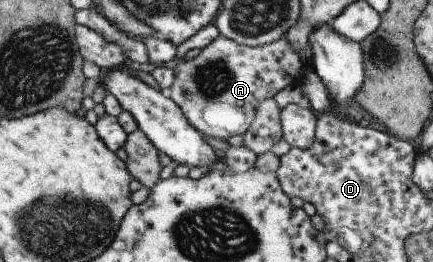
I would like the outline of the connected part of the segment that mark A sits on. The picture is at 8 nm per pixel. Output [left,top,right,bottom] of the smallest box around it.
[167,35,308,139]

